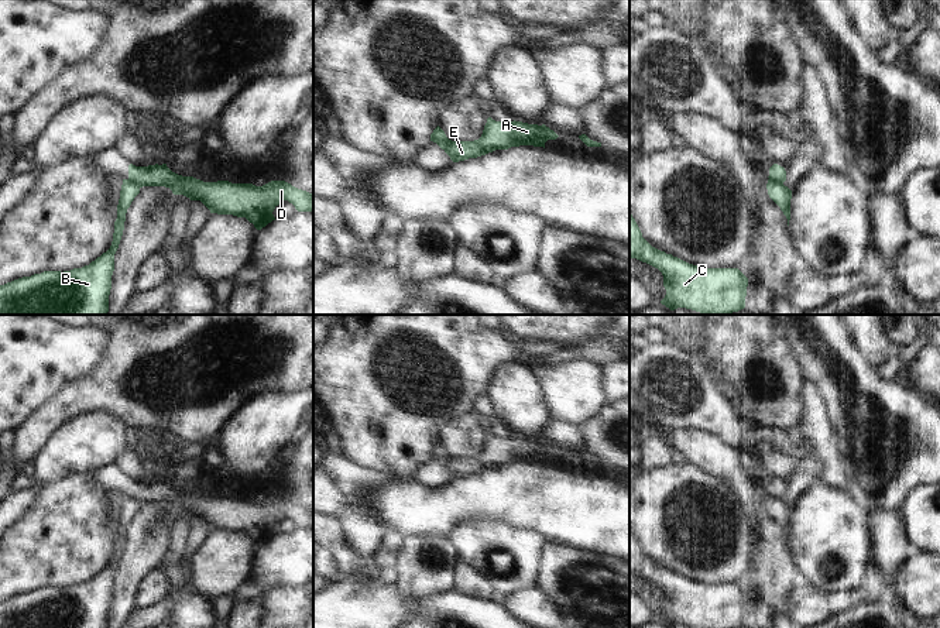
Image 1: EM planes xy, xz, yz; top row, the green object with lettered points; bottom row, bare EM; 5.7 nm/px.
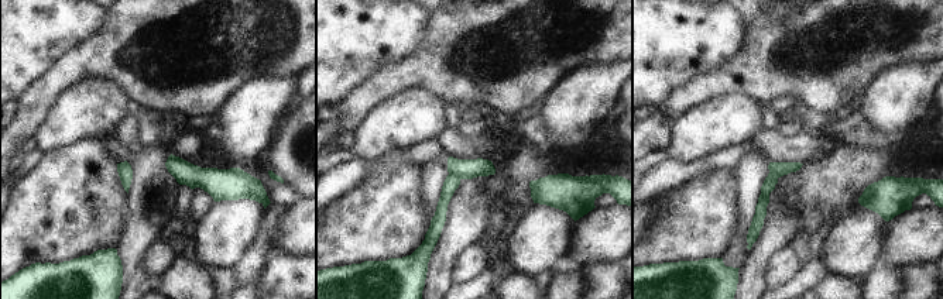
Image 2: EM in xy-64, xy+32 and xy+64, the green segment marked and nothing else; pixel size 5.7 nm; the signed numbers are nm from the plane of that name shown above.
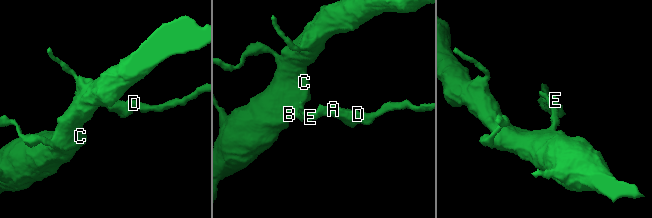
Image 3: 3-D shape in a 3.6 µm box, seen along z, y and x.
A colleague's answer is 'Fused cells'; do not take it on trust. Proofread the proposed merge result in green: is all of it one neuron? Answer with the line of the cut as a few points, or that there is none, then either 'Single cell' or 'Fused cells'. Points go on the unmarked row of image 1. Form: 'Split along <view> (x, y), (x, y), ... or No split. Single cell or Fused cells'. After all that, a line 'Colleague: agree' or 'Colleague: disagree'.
Split along yz (769, 494), (782, 500). Fused cells
Colleague: agree

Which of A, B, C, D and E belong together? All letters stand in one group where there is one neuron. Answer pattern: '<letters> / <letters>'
A D E / B C

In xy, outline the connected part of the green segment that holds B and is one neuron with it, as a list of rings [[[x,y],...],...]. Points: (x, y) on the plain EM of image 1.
[[[123,495],[110,564],[82,584],[44,587],[0,601],[0,628],[109,628],[109,611],[126,529],[140,502]]]

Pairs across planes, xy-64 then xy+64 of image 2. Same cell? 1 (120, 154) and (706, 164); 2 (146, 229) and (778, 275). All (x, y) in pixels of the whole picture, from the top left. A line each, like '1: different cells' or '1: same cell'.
1: same cell
2: different cells

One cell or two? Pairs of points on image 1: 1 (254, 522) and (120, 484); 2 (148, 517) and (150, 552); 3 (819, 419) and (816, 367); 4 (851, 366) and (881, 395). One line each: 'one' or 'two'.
1: one
2: one
3: two
4: one

